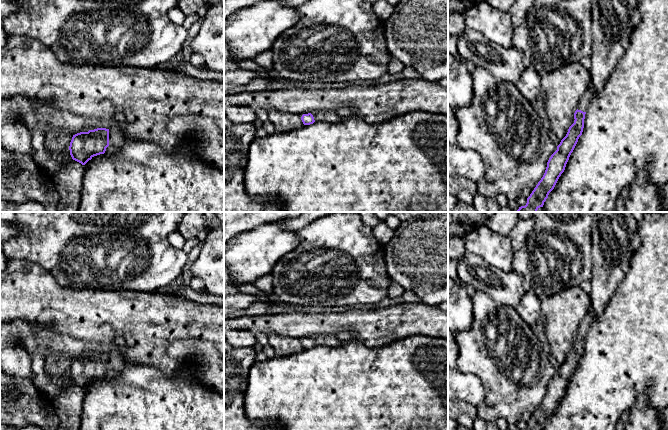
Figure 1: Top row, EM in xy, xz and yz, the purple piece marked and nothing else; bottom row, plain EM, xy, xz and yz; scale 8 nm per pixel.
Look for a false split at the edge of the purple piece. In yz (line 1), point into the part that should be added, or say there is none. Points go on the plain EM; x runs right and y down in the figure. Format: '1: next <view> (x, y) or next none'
1: next yz (584, 325)

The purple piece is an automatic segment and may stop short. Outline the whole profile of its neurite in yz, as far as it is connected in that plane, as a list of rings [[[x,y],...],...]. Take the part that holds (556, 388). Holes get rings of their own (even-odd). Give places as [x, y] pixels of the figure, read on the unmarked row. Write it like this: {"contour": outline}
{"contour": [[[590,306],[586,316],[578,326],[577,334],[572,343],[566,360],[557,370],[557,374],[551,379],[547,386],[545,397],[538,406],[525,430],[543,430],[549,417],[554,413],[559,401],[564,396],[566,388],[573,376],[584,352],[584,343],[590,324],[593,322],[593,309]]]}

